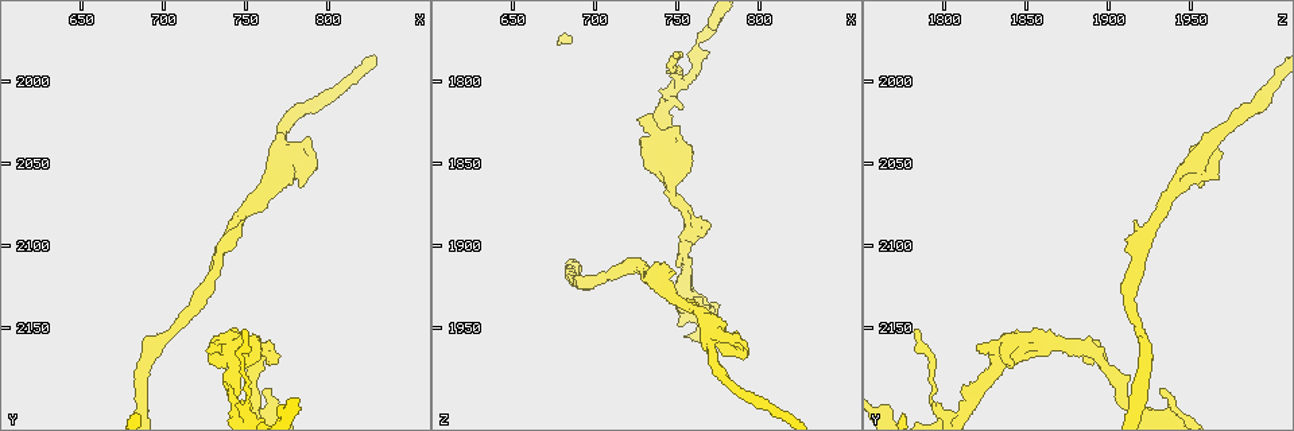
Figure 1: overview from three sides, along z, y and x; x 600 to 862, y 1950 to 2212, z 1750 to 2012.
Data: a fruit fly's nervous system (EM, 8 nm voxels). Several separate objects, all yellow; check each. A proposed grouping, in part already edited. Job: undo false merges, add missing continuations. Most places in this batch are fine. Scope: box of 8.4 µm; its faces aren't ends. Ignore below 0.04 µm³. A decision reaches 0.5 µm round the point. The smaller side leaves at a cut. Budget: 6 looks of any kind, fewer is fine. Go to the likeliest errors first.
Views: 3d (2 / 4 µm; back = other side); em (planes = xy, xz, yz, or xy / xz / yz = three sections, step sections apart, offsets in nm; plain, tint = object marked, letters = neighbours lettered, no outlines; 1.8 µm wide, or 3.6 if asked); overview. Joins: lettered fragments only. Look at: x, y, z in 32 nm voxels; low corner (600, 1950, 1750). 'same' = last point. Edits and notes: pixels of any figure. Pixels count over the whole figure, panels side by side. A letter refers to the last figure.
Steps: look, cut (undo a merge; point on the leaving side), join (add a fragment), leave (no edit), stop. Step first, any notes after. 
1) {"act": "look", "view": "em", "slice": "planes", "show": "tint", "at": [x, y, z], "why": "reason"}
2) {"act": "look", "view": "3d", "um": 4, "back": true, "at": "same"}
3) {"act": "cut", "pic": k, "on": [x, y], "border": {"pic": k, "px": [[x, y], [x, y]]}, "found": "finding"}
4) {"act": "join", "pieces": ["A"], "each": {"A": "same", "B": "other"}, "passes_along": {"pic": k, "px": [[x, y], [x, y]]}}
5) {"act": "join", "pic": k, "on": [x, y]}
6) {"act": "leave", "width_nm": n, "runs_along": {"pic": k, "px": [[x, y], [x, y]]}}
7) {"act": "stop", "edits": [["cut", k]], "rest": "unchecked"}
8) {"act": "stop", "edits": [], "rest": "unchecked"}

{"act": "look", "view": "em", "slice": "yz", "step": 16, "show": "letters", "at": [790, 2036, 1960], "why": "free end"}

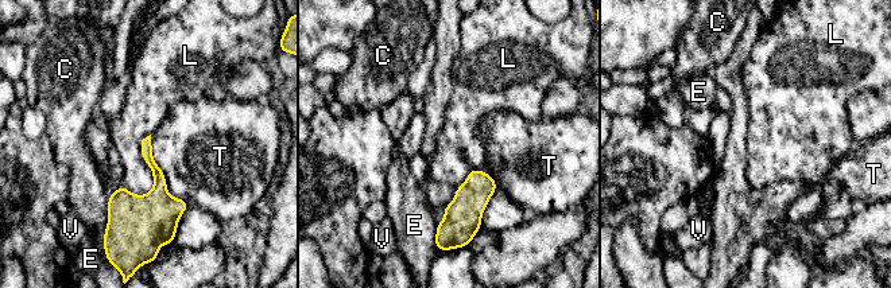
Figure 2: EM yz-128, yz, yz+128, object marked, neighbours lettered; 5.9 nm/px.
{"act": "look", "view": "em", "slice": "planes", "show": "letters", "at": "same"}

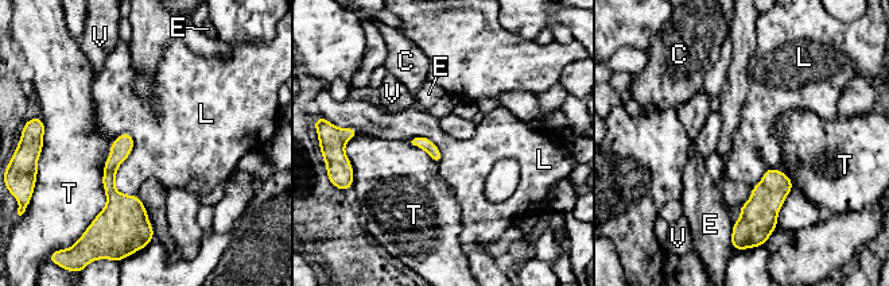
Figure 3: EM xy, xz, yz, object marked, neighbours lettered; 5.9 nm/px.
{"act": "leave", "each": {"C": "other", "E": "other", "L": "other", "T": "other", "V": "other"}, "border": {"pic": 3, "px": [[128, 131], [115, 188], [132, 196]]}, "found": "none of them fits"}

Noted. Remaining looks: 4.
{"act": "look", "view": "em", "slice": "planes", "show": "letters", "at": [726, 2164, 1822], "why": "branch stops here"}

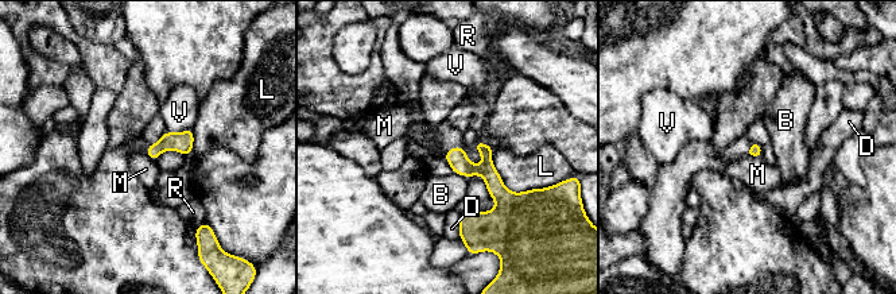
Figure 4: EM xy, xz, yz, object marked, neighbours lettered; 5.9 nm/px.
{"act": "leave", "longest_contact_nm": ["L", 340], "each": {"B": "other", "D": "other", "L": "other", "M": "other", "R": "other", "V": "other"}, "found": "none of them fits"}

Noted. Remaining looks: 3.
{"act": "look", "view": "3d", "um": 4, "at": [744, 2100, 1914], "why": "tapers out"}

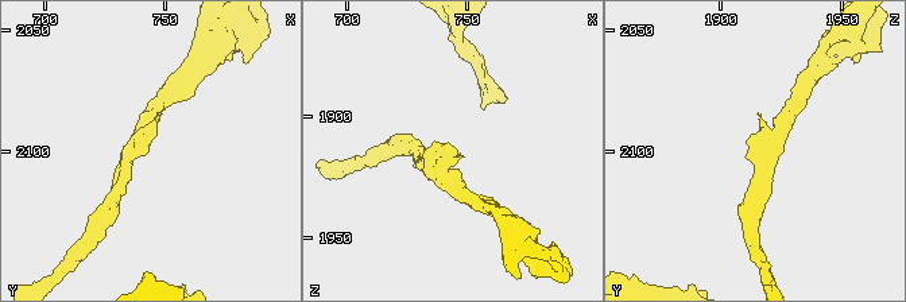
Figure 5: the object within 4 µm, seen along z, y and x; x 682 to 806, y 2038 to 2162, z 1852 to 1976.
{"act": "look", "view": "em", "slice": "planes", "show": "letters", "at": [744, 2101, 1914]}

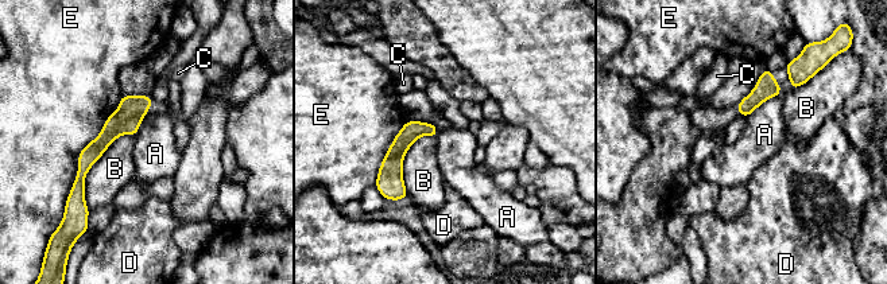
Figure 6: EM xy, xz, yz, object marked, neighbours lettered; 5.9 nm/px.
{"act": "leave", "each": {"A": "other", "B": "other", "C": "other", "D": "other", "E": "other"}, "runs_along": {"pic": 6, "px": [[147, 98], [86, 158], [81, 193]]}, "found": "no lettered fragment goes on from it"}

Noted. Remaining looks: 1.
{"act": "stop", "edits": [], "rest": "unchecked"}

